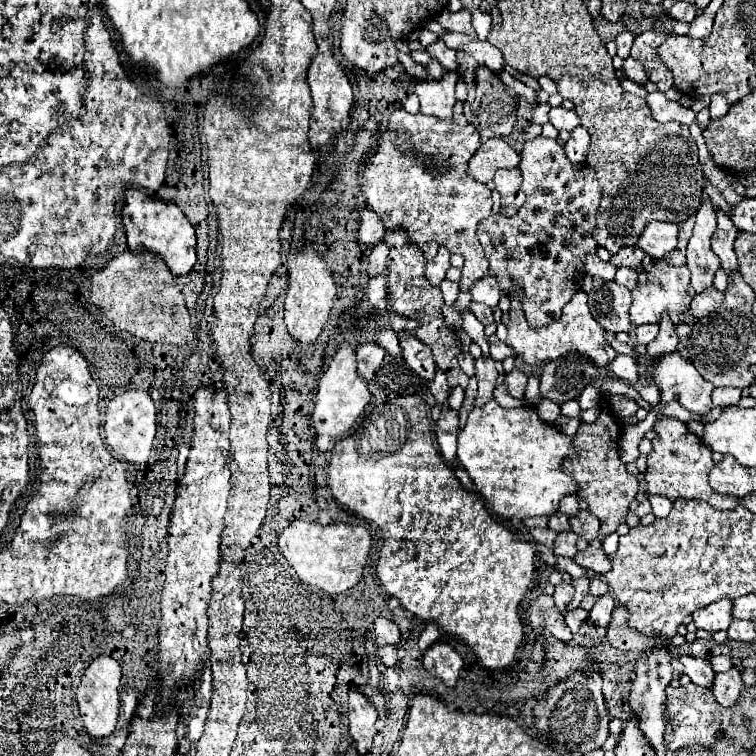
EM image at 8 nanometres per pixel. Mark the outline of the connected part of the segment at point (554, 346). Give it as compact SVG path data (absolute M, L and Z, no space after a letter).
M583 290L573 294L573 298L567 302L567 306L563 308L563 314L557 322L551 322L549 326L541 326L541 328L533 328L527 324L525 314L521 310L521 300L517 294L509 296L509 300L511 300L511 308L509 308L511 322L507 324L507 330L509 330L507 344L523 358L523 362L527 362L529 366L537 366L541 362L551 362L551 360L557 360L567 354L583 354L583 356L591 358L595 366L607 366L609 358L603 350L605 336L603 336L601 326L595 322L595 318L589 312L587 294Z

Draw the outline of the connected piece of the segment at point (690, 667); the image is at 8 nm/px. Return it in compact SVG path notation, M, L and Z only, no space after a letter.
M681 656L679 662L683 664L683 674L687 674L693 684L705 686L705 688L709 688L713 684L715 672L713 672L709 660L693 658L693 656Z

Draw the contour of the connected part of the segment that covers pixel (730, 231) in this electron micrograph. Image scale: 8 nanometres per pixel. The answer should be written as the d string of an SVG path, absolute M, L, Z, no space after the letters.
M713 204L713 210L717 210L717 228L713 232L711 246L713 246L713 252L721 260L721 268L731 276L739 268L737 266L737 256L733 252L733 240L735 240L739 230L733 226L729 216L717 204Z

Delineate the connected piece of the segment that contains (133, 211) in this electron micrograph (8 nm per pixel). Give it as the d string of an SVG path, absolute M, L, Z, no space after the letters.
M129 188L125 190L125 206L123 206L123 226L127 232L127 242L131 250L137 252L137 248L147 248L159 254L169 270L175 276L189 274L193 264L197 262L195 256L195 230L187 216L175 206L173 202L165 202L159 198L153 198L141 190Z

